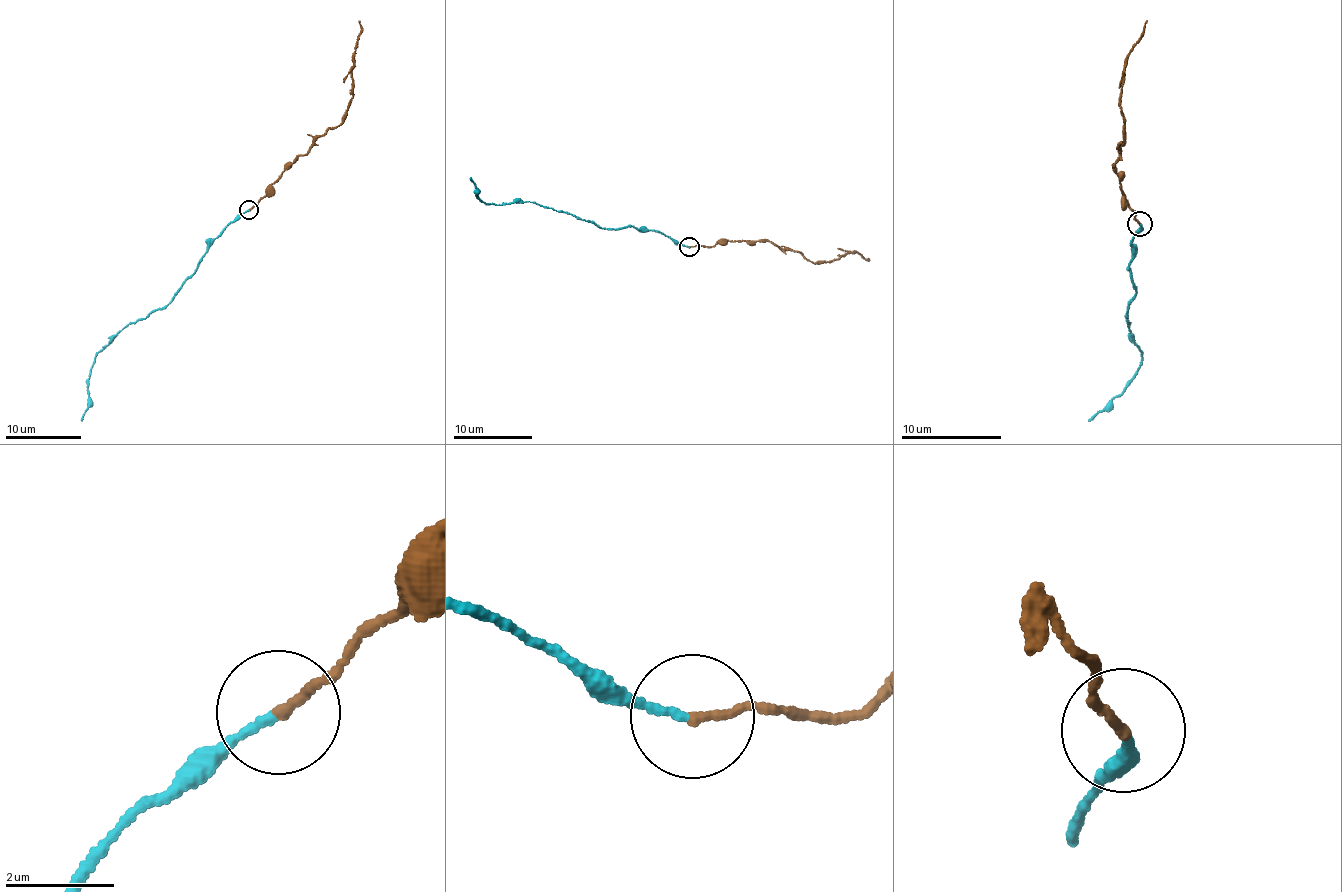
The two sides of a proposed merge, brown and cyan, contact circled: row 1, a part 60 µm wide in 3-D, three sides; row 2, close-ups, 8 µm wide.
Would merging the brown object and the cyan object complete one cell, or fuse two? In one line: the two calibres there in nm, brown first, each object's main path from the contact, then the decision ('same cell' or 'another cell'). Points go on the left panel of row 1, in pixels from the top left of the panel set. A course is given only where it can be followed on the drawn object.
160/140 nm | brown via (249, 210), (297, 158), (341, 123), (353, 96), (354, 57), (361, 31), (358, 21) | cyan via (249, 210), (221, 232), (200, 258), (197, 270), (165, 306), (133, 321), (95, 357), (81, 420) | another cell

